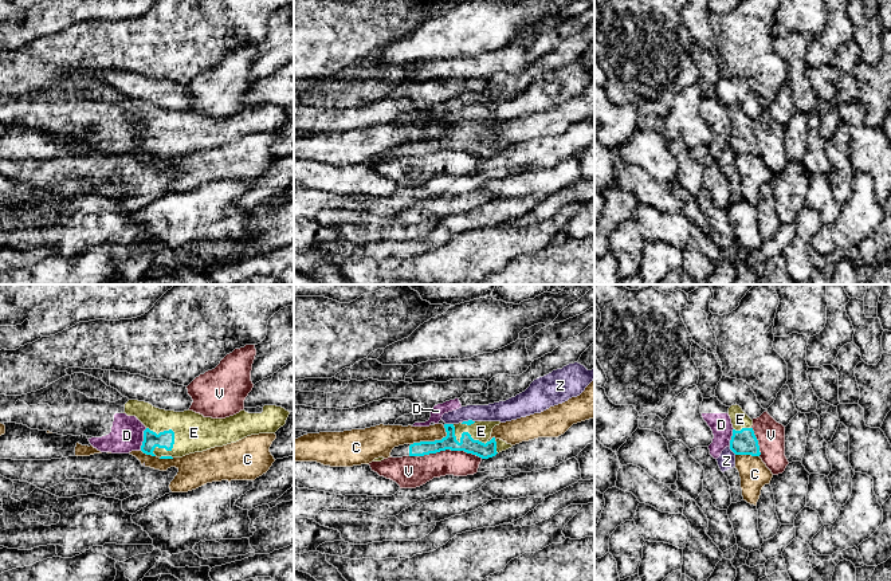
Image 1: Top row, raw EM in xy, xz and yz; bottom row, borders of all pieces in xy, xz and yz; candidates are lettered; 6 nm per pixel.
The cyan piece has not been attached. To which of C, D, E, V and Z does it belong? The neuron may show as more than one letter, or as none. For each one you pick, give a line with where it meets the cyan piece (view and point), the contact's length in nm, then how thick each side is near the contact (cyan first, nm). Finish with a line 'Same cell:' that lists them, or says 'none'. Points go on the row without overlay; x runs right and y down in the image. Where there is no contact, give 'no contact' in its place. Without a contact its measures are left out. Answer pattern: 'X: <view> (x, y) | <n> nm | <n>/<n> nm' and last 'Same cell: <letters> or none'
E: xy (169, 129) | 220 nm | 100/240 nm
Same cell: E

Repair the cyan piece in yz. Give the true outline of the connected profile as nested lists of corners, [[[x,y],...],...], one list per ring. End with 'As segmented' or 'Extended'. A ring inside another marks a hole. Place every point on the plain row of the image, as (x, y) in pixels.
[[[737,103],[729,107],[729,115],[734,127],[730,140],[730,149],[735,154],[759,156],[758,140],[751,127],[753,119]]]. Extended

